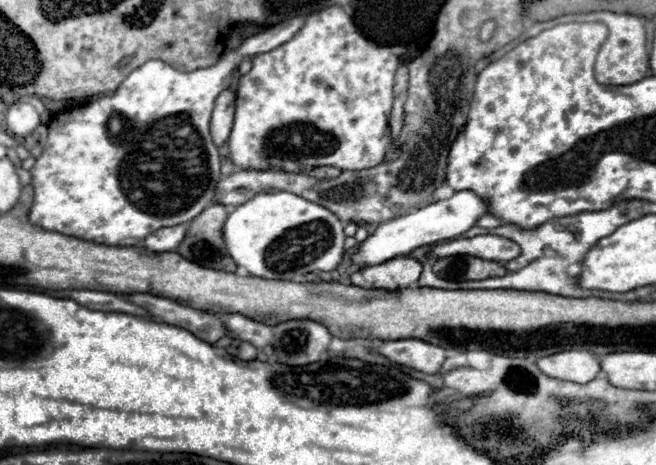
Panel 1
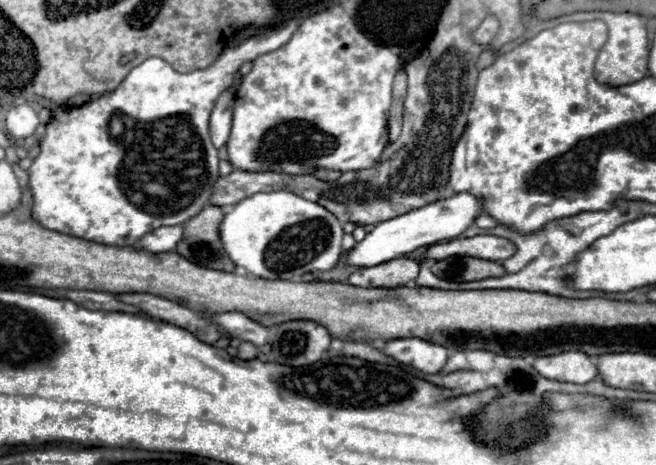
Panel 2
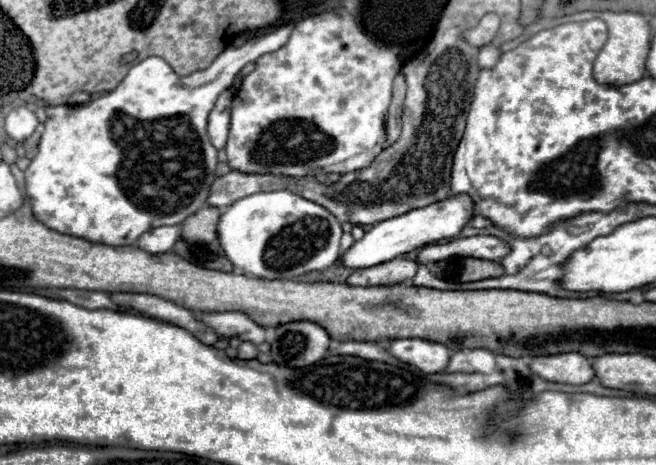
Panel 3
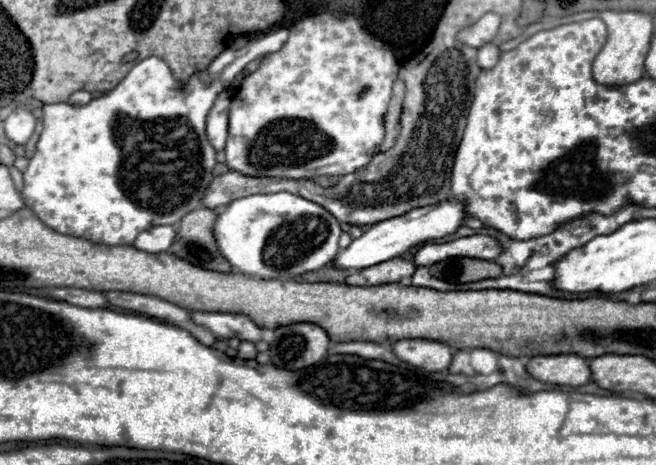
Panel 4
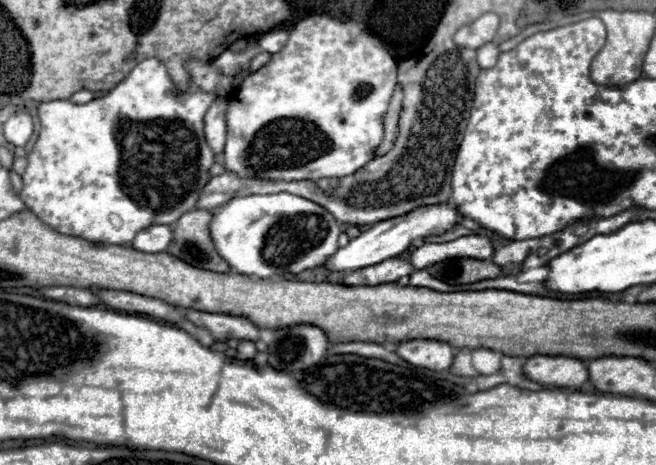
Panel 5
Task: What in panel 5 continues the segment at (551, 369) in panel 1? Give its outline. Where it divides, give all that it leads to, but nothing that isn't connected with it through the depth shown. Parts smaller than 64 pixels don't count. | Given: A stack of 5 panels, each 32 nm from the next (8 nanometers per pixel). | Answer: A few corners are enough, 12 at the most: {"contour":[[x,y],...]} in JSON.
{"contour":[[532,356],[524,376],[542,386],[578,388],[588,382],[582,360]]}

